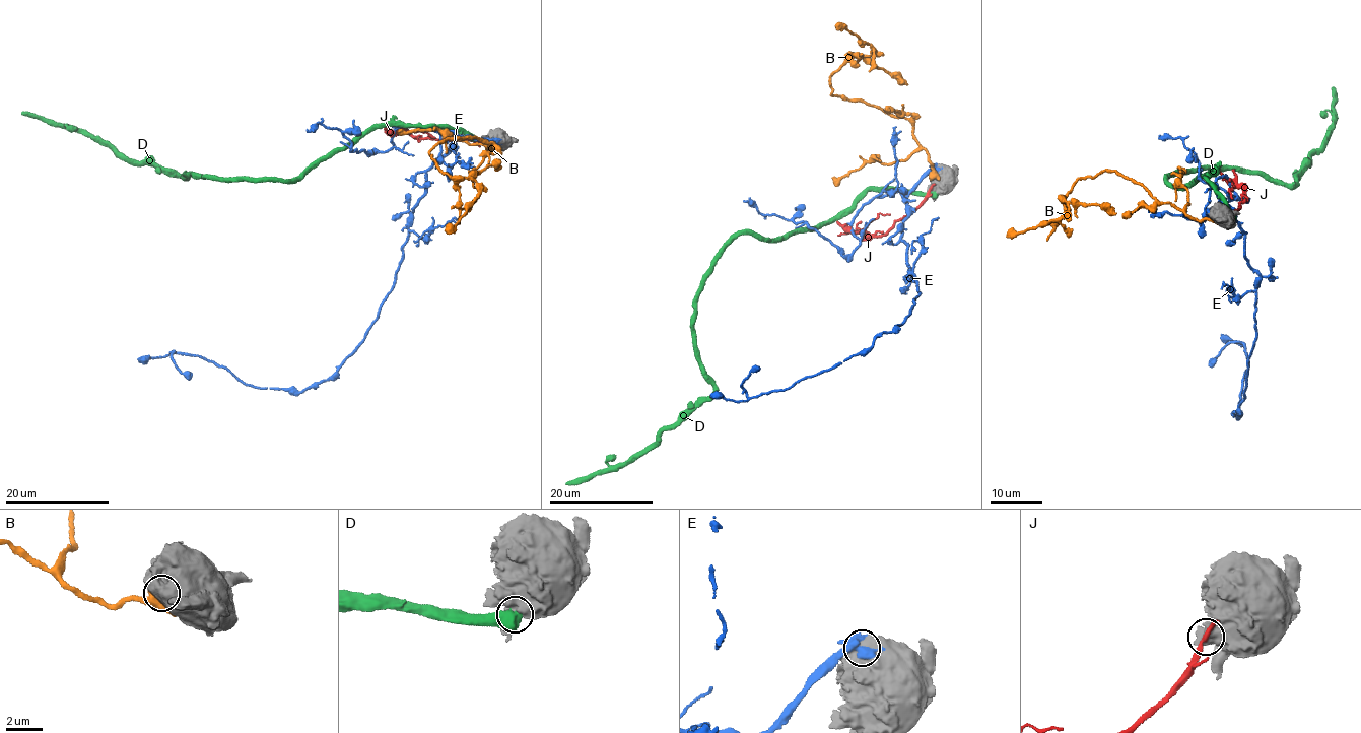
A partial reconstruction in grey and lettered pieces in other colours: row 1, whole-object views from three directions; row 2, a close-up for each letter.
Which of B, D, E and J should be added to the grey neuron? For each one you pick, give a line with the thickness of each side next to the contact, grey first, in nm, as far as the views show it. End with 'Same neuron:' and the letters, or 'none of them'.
Same neuron: none of them

